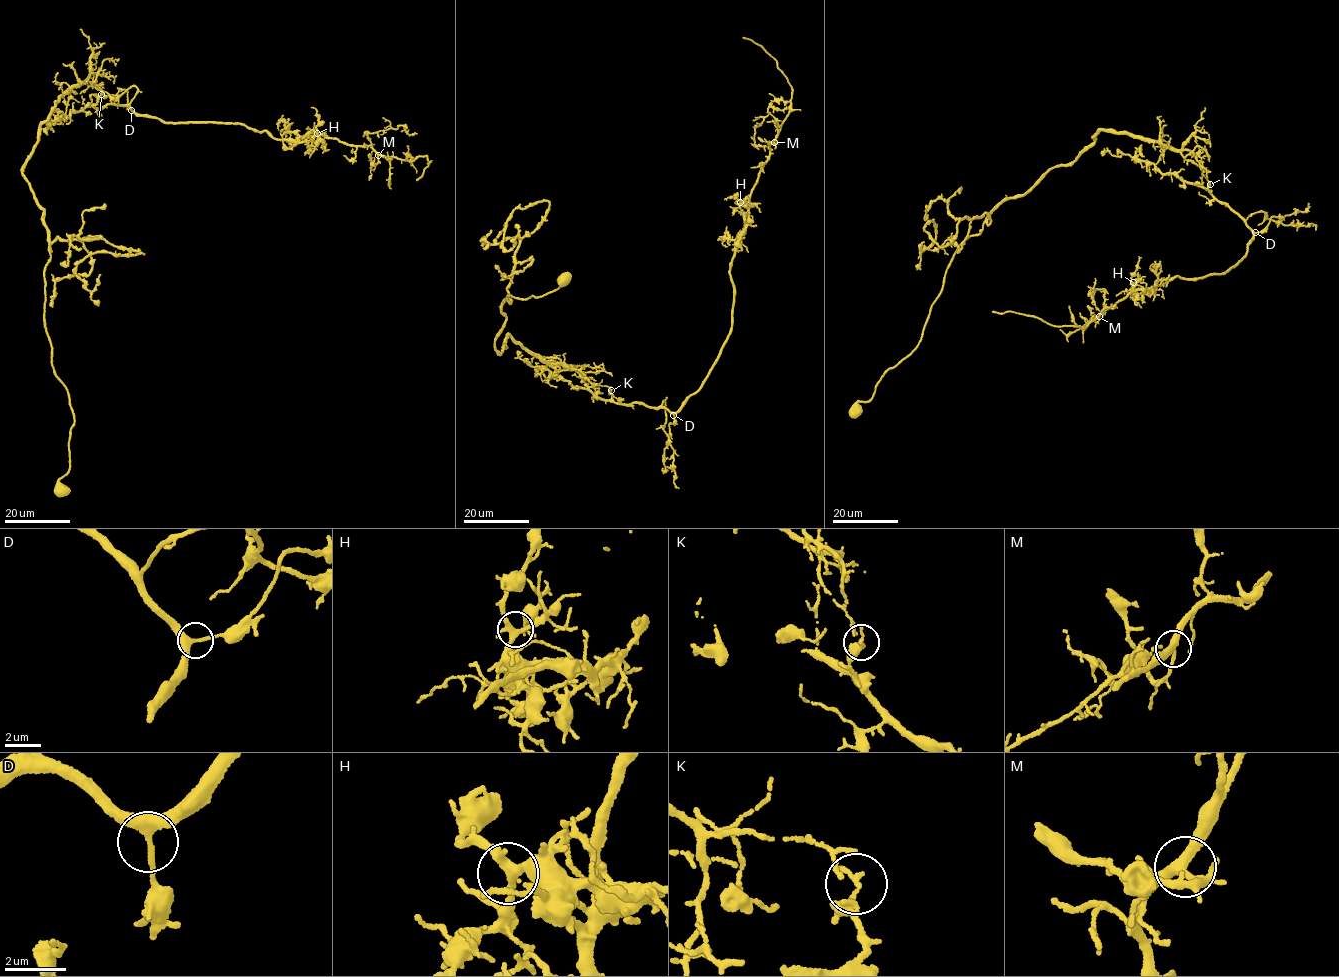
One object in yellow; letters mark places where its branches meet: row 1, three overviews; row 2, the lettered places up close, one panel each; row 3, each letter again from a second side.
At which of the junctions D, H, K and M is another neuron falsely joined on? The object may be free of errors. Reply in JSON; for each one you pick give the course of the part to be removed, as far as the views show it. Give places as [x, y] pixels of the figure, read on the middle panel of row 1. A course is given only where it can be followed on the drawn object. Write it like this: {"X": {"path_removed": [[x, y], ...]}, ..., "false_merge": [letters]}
{"K": {"path_removed": [[611, 390], [617, 403], [675, 412], [706, 378], [729, 333], [730, 263], [792, 91], [776, 60], [743, 37]]}, "false_merge": ["K"]}

